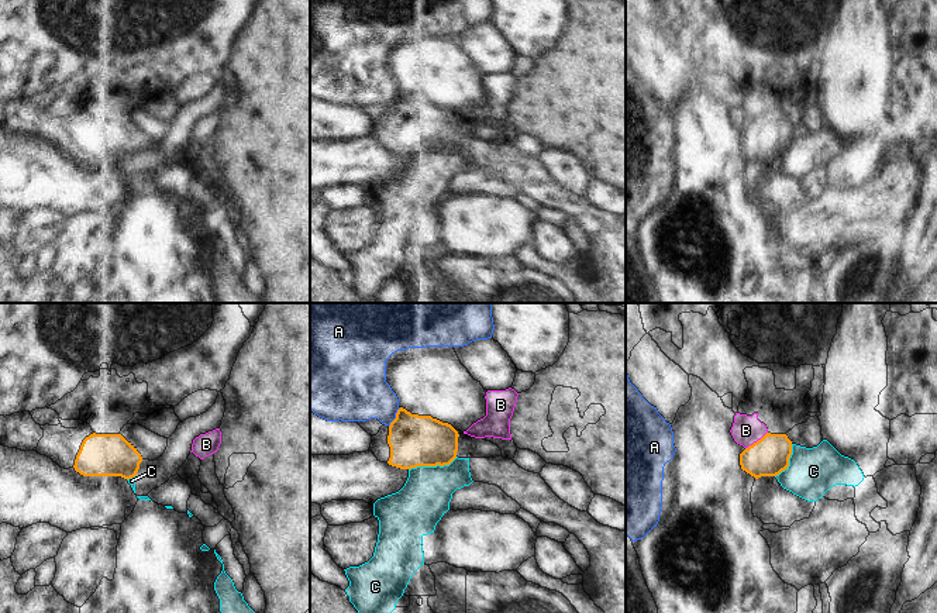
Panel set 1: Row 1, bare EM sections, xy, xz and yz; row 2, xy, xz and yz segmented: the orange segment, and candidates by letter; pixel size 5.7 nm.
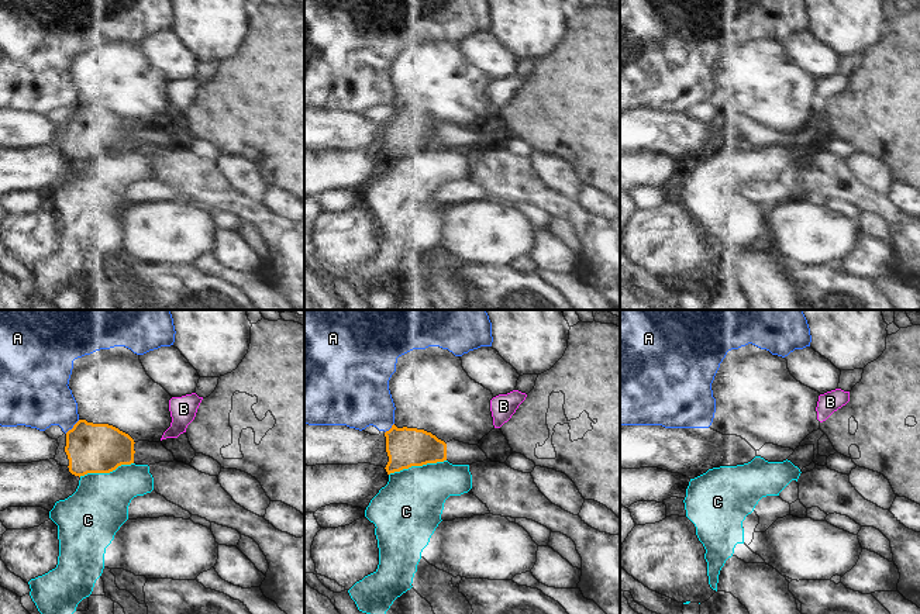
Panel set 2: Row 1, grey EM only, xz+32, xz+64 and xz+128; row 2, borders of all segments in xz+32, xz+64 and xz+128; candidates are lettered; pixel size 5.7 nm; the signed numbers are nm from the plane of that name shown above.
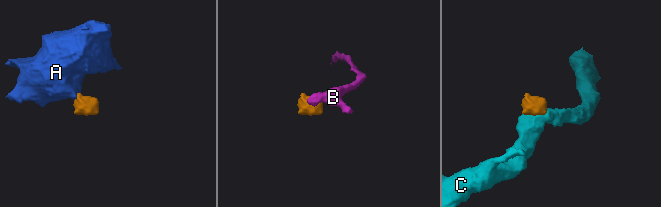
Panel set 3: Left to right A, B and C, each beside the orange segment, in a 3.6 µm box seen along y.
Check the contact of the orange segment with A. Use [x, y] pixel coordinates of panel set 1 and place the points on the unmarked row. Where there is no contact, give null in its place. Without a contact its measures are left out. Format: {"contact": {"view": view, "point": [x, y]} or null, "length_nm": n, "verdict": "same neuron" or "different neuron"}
{"contact": {"view": "xz", "point": [396, 102]}, "length_nm": 130, "verdict": "different neuron"}

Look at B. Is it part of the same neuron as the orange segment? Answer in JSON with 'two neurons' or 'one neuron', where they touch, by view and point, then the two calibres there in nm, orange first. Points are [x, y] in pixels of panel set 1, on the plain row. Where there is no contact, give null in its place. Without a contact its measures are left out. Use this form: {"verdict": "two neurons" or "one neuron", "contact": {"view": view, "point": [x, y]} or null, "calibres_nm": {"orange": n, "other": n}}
{"verdict": "two neurons", "contact": {"view": "yz", "point": [757, 126]}, "calibres_nm": {"orange": 220, "other": 170}}

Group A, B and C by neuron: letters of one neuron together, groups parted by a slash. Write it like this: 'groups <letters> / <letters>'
groups A / B / C

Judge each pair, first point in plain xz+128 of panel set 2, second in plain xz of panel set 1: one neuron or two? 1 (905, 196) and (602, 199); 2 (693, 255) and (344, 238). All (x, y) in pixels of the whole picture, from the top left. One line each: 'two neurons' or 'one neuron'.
1: one neuron
2: one neuron

